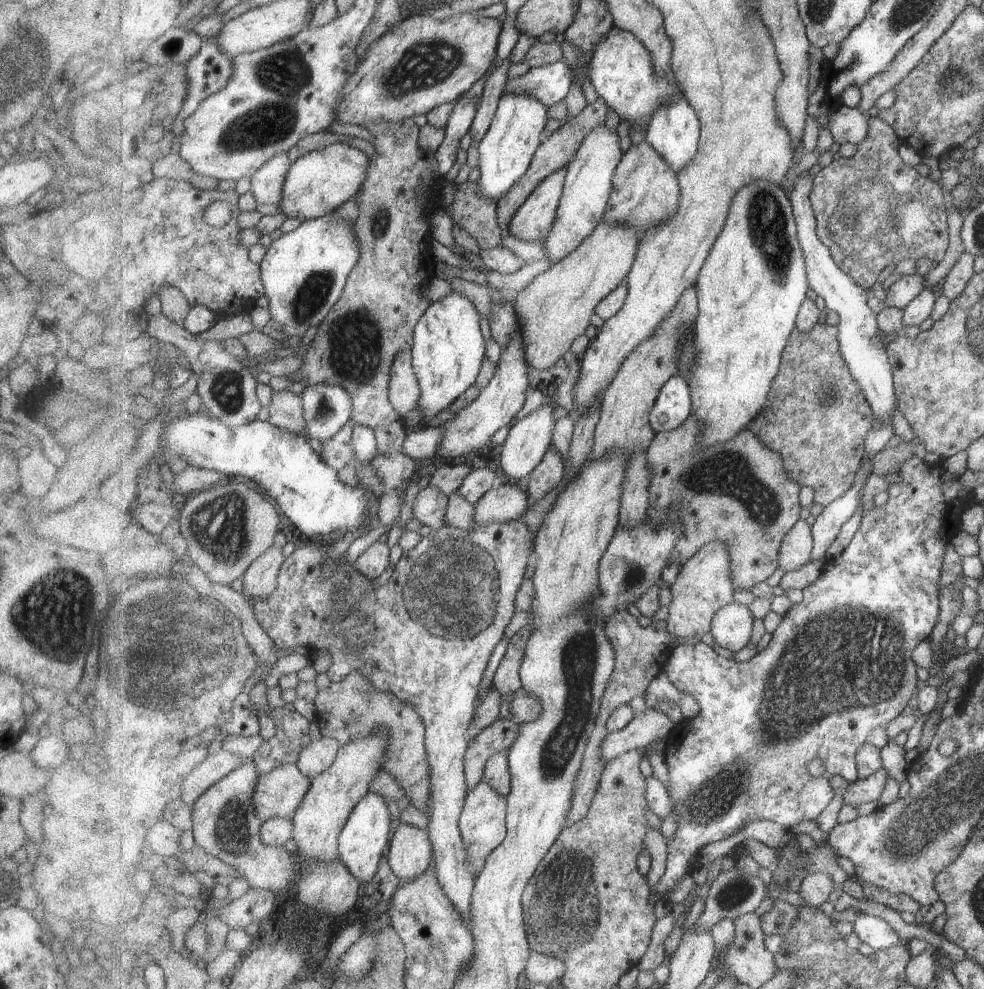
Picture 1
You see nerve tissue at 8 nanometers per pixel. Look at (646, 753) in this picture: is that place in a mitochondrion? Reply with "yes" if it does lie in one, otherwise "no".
no

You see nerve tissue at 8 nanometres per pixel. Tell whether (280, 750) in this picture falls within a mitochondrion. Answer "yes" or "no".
no

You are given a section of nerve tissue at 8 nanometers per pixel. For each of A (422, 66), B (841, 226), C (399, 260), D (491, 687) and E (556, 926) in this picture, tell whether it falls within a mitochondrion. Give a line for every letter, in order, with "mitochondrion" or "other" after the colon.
A: mitochondrion
B: mitochondrion
C: other
D: other
E: mitochondrion

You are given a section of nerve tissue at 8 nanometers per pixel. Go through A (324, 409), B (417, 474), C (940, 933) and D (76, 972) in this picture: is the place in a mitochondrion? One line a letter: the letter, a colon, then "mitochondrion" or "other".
A: mitochondrion
B: other
C: other
D: other

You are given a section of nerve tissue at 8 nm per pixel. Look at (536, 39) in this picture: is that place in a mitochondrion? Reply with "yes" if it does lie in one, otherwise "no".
no

